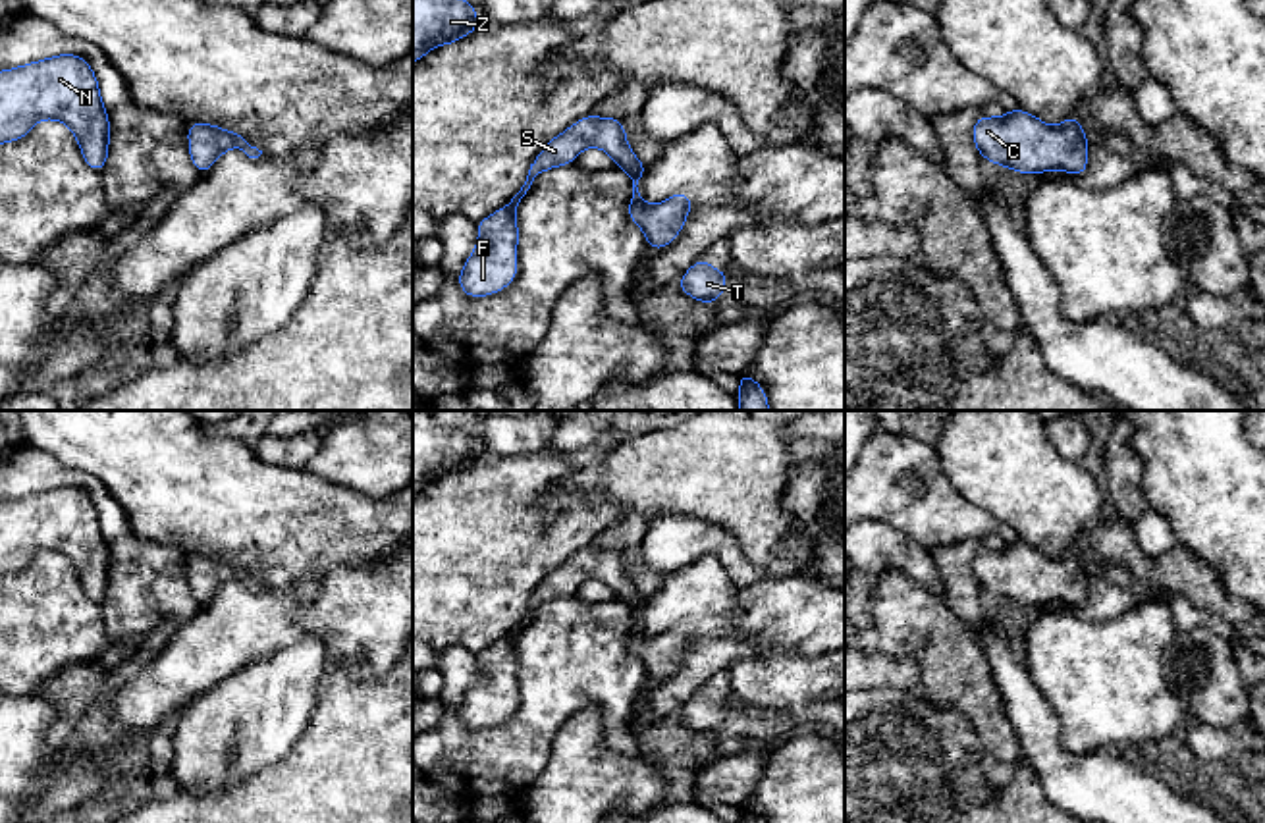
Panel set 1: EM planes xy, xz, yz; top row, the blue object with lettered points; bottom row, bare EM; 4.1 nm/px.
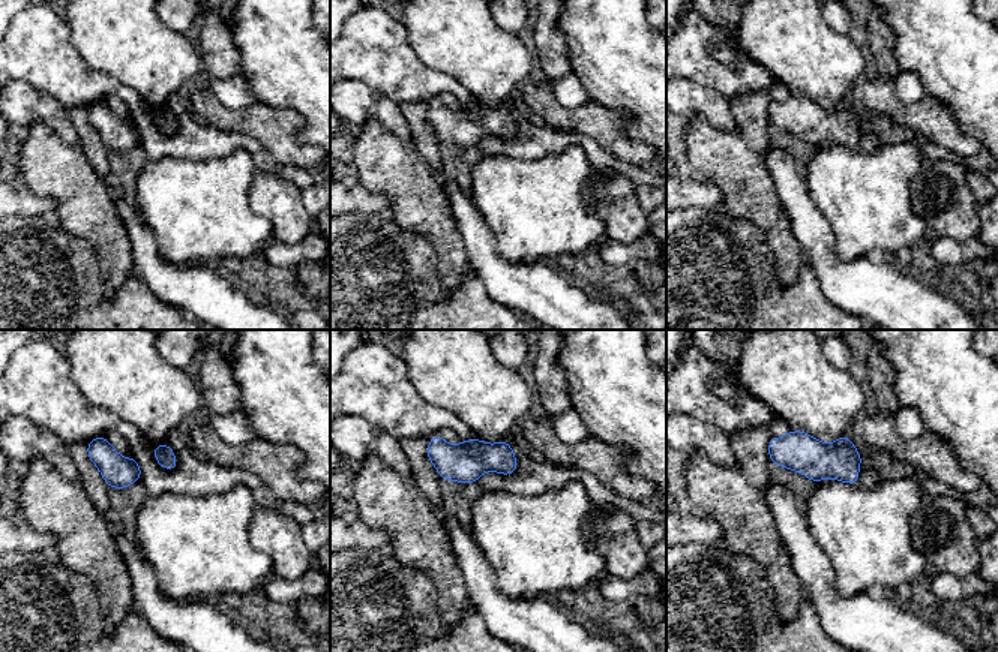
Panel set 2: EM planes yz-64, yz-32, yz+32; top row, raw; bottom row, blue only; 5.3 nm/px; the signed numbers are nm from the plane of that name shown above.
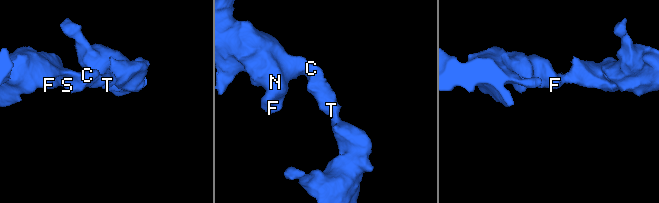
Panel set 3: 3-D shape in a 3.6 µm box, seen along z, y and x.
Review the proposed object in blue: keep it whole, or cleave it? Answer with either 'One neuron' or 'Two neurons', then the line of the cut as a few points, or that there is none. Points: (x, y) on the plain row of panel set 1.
One neuron. No split

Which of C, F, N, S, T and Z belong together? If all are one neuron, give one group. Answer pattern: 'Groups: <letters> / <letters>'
Groups: C F N S T Z

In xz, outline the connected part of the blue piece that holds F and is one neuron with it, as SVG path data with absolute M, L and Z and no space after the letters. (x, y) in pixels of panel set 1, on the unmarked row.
M588 545L553 569L532 592L525 617L509 636L476 655L478 677L459 704L459 719L465 727L488 729L505 721L517 709L519 661L515 646L521 630L538 605L555 597L575 596L577 586L588 578L606 582L615 599L621 599L631 609L632 628L627 644L642 659L646 678L659 682L675 673L692 640L690 628L675 624L667 632L648 638L636 619L648 597L638 594L627 576L623 553Z

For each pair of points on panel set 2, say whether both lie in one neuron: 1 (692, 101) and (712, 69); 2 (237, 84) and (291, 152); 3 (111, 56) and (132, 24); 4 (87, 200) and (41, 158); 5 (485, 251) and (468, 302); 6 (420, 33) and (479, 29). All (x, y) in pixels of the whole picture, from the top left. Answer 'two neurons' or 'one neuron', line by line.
1: two neurons
2: two neurons
3: one neuron
4: one neuron
5: two neurons
6: one neuron

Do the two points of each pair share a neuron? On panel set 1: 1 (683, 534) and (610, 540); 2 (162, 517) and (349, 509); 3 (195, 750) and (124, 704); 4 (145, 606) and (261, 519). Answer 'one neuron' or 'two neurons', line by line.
1: two neurons
2: one neuron
3: two neurons
4: two neurons

